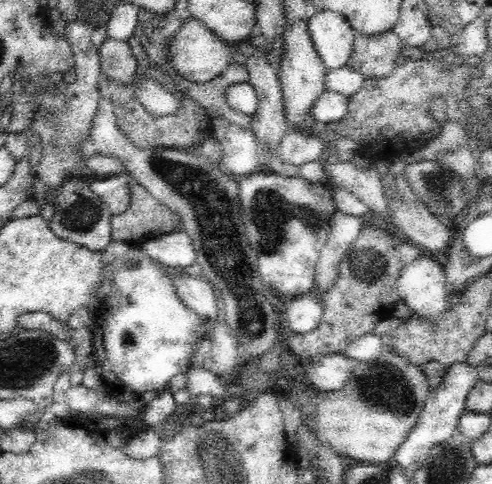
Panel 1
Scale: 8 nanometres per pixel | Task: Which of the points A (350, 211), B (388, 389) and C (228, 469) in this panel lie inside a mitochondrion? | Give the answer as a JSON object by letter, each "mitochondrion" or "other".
{"A":"other","B":"mitochondrion","C":"mitochondrion"}

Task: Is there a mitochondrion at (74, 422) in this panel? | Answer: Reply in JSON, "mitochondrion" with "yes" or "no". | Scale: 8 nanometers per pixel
{"mitochondrion":"no"}

